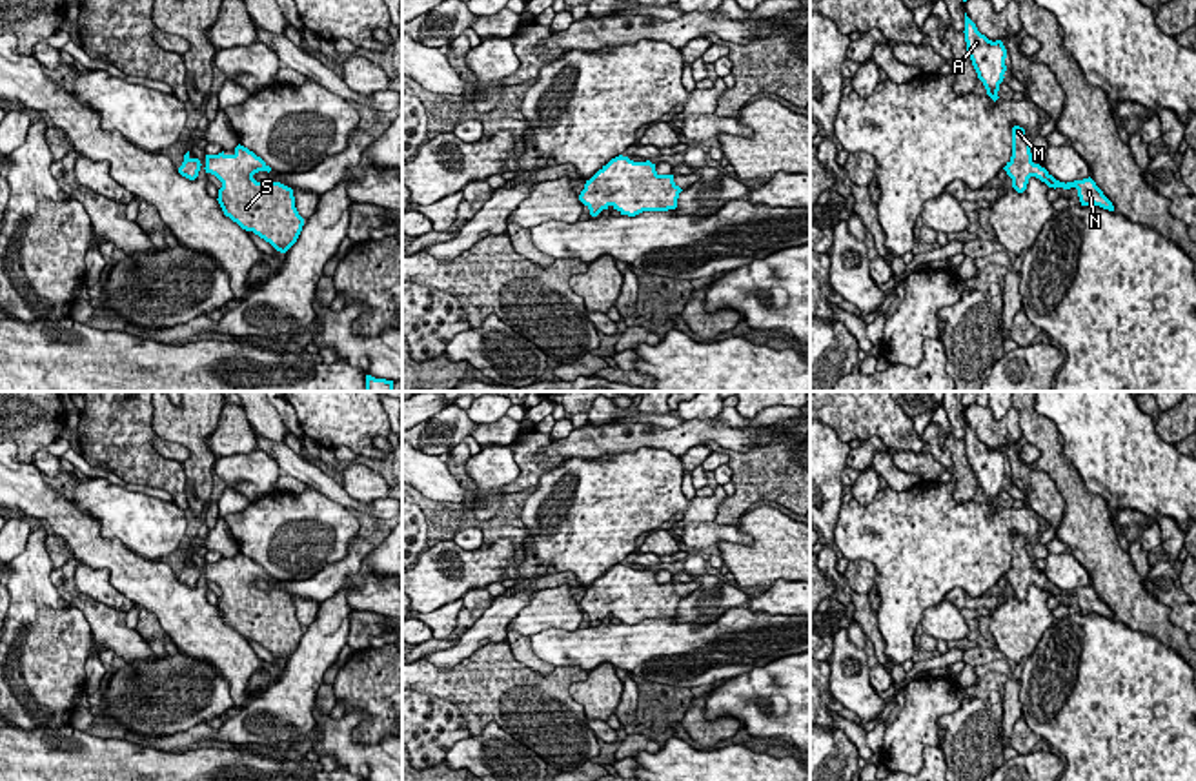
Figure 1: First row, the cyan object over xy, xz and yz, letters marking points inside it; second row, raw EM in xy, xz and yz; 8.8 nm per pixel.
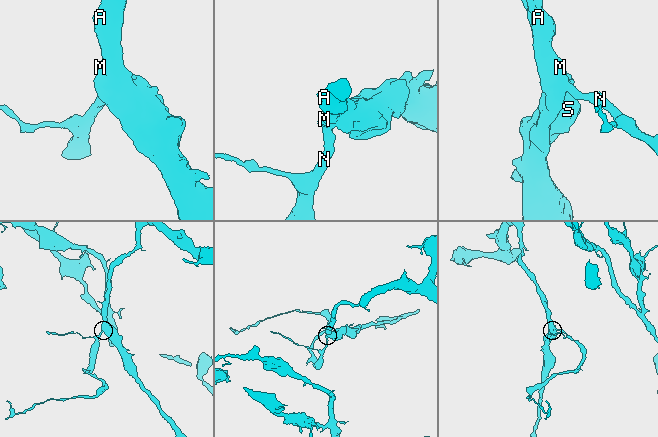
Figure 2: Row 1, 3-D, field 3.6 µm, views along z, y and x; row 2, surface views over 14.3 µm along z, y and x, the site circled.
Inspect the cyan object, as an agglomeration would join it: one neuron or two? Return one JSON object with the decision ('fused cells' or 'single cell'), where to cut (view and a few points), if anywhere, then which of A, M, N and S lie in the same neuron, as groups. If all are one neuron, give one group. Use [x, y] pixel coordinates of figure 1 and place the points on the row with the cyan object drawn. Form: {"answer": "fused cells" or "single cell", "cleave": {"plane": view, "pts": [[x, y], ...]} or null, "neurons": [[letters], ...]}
{"answer": "single cell", "cleave": null, "neurons": [["A", "M", "N", "S"]]}

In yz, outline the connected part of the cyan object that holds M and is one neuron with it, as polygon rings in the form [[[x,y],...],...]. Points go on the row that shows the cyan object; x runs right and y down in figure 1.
[[[1019,126],[1012,127],[1012,157],[1003,167],[1007,175],[1012,178],[1012,188],[1018,193],[1027,189],[1029,178],[1036,177],[1045,182],[1049,188],[1063,188],[1078,189],[1078,197],[1081,206],[1100,206],[1103,209],[1114,211],[1112,202],[1103,195],[1103,191],[1096,186],[1096,182],[1089,177],[1074,182],[1059,182],[1056,180],[1045,167],[1032,162],[1030,140],[1025,137],[1025,129]]]

